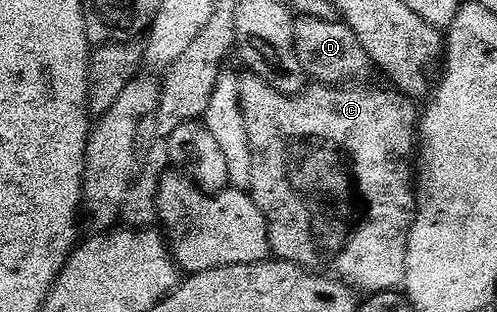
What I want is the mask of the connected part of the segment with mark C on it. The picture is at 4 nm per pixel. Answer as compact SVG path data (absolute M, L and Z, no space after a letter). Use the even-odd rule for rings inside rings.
M248 72L238 77L237 83L239 104L243 108L243 120L247 124L247 140L251 144L253 153L251 193L269 226L270 251L282 262L293 262L314 272L332 272L340 281L358 291L365 290L366 295L378 294L384 290L397 290L405 280L409 233L413 230L413 220L419 205L415 193L415 135L419 130L418 103L396 89L384 90L381 86L361 86L365 84L343 86L313 84L302 90L299 96L294 96L271 88L271 84Z

